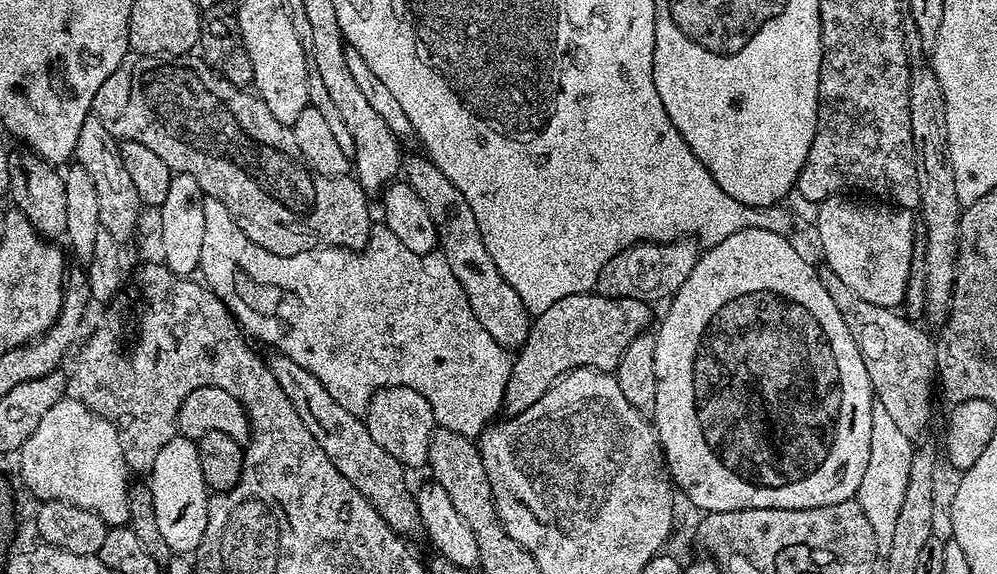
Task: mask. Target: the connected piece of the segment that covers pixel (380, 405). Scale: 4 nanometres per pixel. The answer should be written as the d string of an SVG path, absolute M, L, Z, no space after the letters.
M394 386L393 388L382 388L372 397L370 406L366 413L366 423L370 430L370 438L386 450L405 469L423 469L428 463L428 451L430 450L430 438L436 431L438 425L430 402L418 394L418 390L410 390L406 386Z

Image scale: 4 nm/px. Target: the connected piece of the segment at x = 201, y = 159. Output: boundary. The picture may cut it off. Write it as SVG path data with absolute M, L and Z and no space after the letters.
M135 54L125 56L123 62L118 66L118 70L114 70L114 74L110 74L110 78L106 78L106 82L102 82L102 86L98 86L98 94L94 94L92 112L102 122L102 126L106 126L106 130L110 130L110 134L115 136L117 141L143 142L146 146L150 146L150 150L154 150L154 154L158 154L158 158L162 158L162 162L166 162L166 166L172 168L173 173L190 174L194 178L194 182L198 182L198 186L204 191L205 196L218 198L218 202L222 202L222 206L226 206L226 210L230 210L230 214L234 218L234 222L238 222L242 234L246 234L246 238L250 238L250 242L262 246L262 250L270 250L270 254L293 256L295 252L309 252L311 248L359 250L368 243L371 237L374 221L372 221L372 212L368 209L370 196L364 191L359 180L351 175L323 176L313 172L307 166L301 166L304 164L304 155L302 150L298 150L296 135L292 132L291 127L278 122L278 118L274 118L274 114L270 114L266 102L262 102L255 91L234 86L234 82L222 78L222 74L214 71L199 55L189 54L175 58Z

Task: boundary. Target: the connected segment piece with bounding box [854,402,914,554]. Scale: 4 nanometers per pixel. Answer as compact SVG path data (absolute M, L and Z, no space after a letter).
M879 402L872 405L870 418L870 462L866 462L866 474L862 486L858 486L854 499L860 503L862 510L874 530L876 551L887 554L896 529L898 513L902 510L902 498L906 498L906 482L910 482L910 462L914 451L913 437L902 434L897 424L886 414Z

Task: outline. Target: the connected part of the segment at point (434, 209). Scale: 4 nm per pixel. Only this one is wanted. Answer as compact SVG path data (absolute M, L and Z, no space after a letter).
M427 155L412 156L403 161L402 176L409 186L426 202L426 210L430 210L430 218L436 227L436 243L443 252L446 262L450 262L450 270L454 270L454 278L462 282L466 290L466 298L470 302L470 310L474 310L474 318L482 322L486 334L494 338L505 350L519 350L526 342L532 330L533 313L518 298L518 292L502 278L498 266L494 266L494 258L486 250L482 242L482 234L478 230L478 222L474 218L474 210L470 210L470 202L466 202L466 194L446 178L442 170L428 159Z

